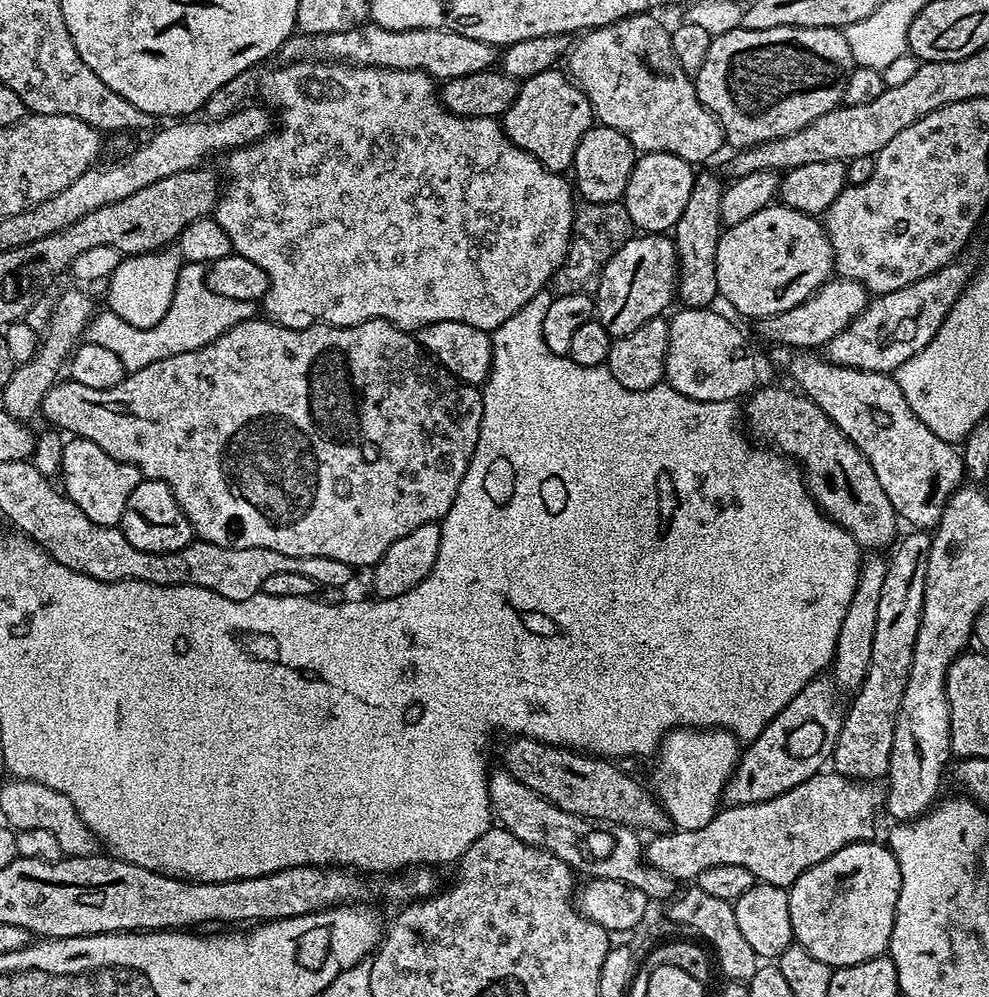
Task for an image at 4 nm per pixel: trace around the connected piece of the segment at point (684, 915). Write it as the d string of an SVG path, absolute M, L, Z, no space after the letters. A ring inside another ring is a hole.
M688 886L667 905L668 916L676 924L685 924L697 932L695 935L714 953L718 972L724 980L747 981L754 978L754 970L758 970L762 957L754 954L754 949L746 943L742 930L738 930L738 918L734 918L732 904L722 898L710 898L701 888Z

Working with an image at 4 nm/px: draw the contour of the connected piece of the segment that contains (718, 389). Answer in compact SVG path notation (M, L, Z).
M712 306L681 307L680 312L671 313L664 380L674 390L678 390L678 394L686 394L686 398L702 402L739 401L757 387L756 356L743 330L714 309Z

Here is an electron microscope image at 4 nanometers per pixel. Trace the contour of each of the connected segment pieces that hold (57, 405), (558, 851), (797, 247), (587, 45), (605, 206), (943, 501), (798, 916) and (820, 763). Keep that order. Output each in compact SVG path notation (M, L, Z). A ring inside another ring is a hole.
M253 318L238 322L238 326L226 330L226 334L214 338L214 342L210 342L198 350L190 350L186 354L174 354L170 358L150 362L150 366L142 366L142 370L127 373L124 380L118 382L118 386L110 386L110 390L93 390L91 386L82 386L82 382L74 382L70 378L61 379L53 384L52 389L44 395L39 415L45 416L52 423L49 425L53 429L59 430L69 437L89 440L94 442L94 446L102 446L102 450L106 450L106 454L110 454L110 458L114 458L118 462L126 462L137 468L143 479L164 482L173 492L178 506L181 507L183 514L189 520L193 533L201 540L210 542L214 546L226 546L227 548L261 548L262 550L278 550L278 554L290 554L291 556L334 558L338 562L346 562L354 570L360 570L360 568L368 570L379 562L382 554L386 554L386 550L390 550L390 546L394 546L394 542L398 542L398 538L406 538L406 534L410 534L410 530L418 530L418 526L434 524L444 519L458 494L458 486L470 466L474 446L478 446L483 409L484 393L477 385L464 384L457 376L450 374L420 347L419 339L411 331L396 328L388 320L367 320L361 324L346 326L345 328L339 328L333 324L311 324L308 328L287 328L281 324L273 324L267 318Z
M503 766L489 769L488 793L493 817L501 827L514 834L520 841L554 854L560 861L570 865L573 871L582 872L586 874L585 877L591 879L626 882L642 890L648 899L654 902L669 901L677 893L677 881L662 874L656 867L647 865L644 857L644 842L635 829L621 824L609 825L609 852L604 848L606 830L603 828L603 821L583 819L580 815L570 814L569 811L554 806L548 799L542 798L524 783L518 782Z
M776 202L767 208L758 210L746 218L746 222L738 222L738 226L724 228L718 242L718 293L736 312L744 316L763 318L782 314L784 310L794 310L802 302L820 291L823 284L828 283L834 272L832 243L823 223L815 216L807 216L793 208L785 208Z
M652 14L627 16L625 20L615 20L604 28L585 31L577 39L581 40L571 45L566 57L566 72L590 98L595 119L603 127L623 132L637 153L665 152L682 158L687 164L700 166L703 160L710 159L720 147L725 147L724 131L720 129L714 113L702 106L693 77L679 70L658 72L662 66L654 60L652 54L660 47L669 49L671 37L669 29L664 29L654 17Z
M602 202L601 204L581 203L572 223L572 240L568 253L554 277L555 291L561 296L588 292L599 281L600 272L610 262L610 258L626 241L632 239L634 229L630 214L626 214L623 203Z
M784 346L775 349L776 360L780 364L788 364L788 372L796 379L795 387L805 396L809 396L827 416L862 450L862 454L874 466L874 474L878 474L878 482L882 490L886 490L886 498L890 498L890 506L894 506L897 517L904 520L916 530L932 530L939 524L946 510L948 500L956 489L965 483L964 457L961 449L955 444L946 442L926 426L910 410L910 402L906 402L906 394L898 386L895 375L886 372L858 370L836 364L820 354L809 354L804 350L789 351Z
M876 843L851 844L830 854L826 862L818 862L818 866L803 872L788 889L790 926L795 943L810 950L818 962L826 962L833 970L866 962L888 951L898 910L898 894L902 890L902 870L898 870L898 858L894 858L887 843Z
M817 678L790 698L788 705L741 751L740 758L732 770L732 776L724 788L722 797L725 805L757 804L794 786L802 786L806 778L814 778L825 771L832 759L832 751L838 742L843 715L836 713L836 700L832 695L838 689L831 679Z

